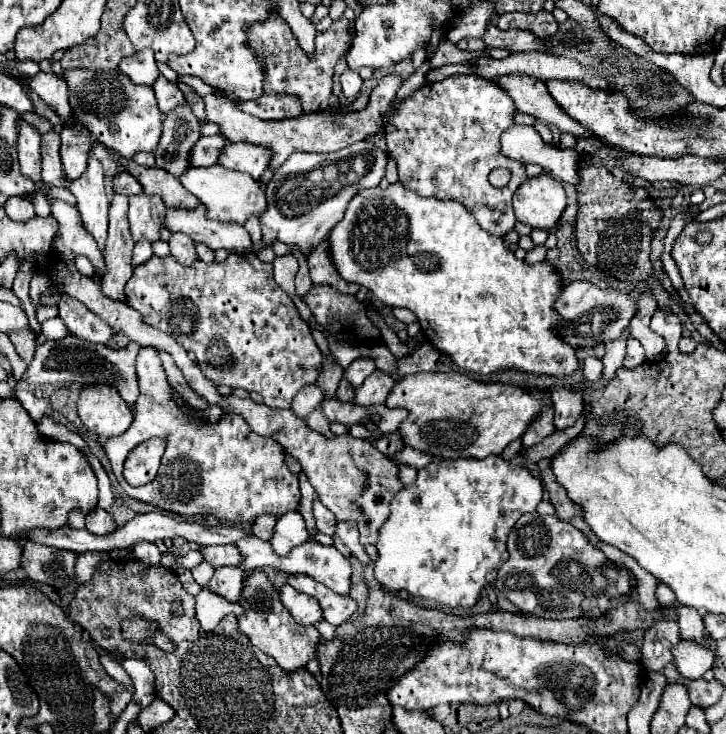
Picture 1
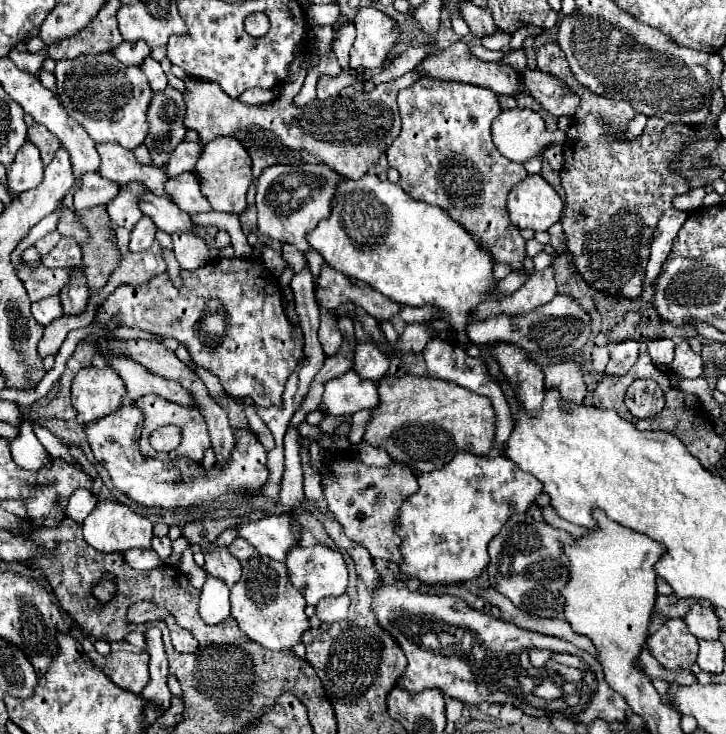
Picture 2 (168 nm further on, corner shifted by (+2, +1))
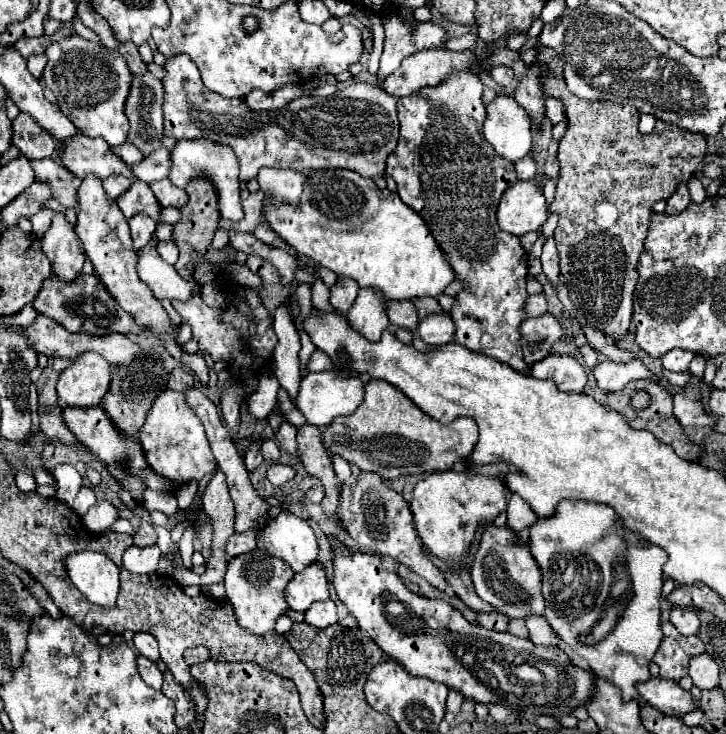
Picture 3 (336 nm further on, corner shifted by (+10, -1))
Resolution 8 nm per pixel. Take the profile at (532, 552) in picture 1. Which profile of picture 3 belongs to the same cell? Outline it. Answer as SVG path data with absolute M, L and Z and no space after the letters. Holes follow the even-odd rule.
M488 526L484 530L478 552L472 558L470 574L474 592L492 608L506 614L508 618L526 618L528 614L544 612L544 598L540 592L540 582L542 582L540 568L532 558L530 548L522 546L518 542L518 536L510 528Z

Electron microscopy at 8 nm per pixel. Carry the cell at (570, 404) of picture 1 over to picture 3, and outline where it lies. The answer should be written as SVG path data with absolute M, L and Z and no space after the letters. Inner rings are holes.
M550 354L530 368L534 378L546 378L556 382L562 392L582 392L586 386L584 368L566 354Z

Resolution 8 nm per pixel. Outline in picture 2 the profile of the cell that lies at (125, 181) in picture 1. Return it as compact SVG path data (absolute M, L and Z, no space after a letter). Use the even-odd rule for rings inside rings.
M86 174L82 178L82 188L74 194L74 208L90 208L98 204L108 204L120 192L120 184L102 178L100 174Z

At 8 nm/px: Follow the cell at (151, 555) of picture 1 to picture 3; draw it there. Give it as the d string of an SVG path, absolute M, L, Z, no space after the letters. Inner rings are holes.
M96 502L84 516L84 526L94 534L108 534L112 532L112 524L118 520L116 508L110 502Z

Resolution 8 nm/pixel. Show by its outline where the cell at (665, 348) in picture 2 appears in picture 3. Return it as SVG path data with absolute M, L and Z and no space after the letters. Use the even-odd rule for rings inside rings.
M663 370L666 379L674 386L684 387L691 378L690 372L675 373L668 370Z

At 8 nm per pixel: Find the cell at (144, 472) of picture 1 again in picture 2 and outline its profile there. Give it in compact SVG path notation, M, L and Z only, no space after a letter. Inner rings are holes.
M142 396L136 400L136 406L144 410L144 428L142 428L142 438L140 438L140 454L144 454L144 458L158 458L158 460L168 460L168 458L174 458L174 456L188 456L192 460L198 460L202 462L202 456L204 456L204 450L210 446L210 436L208 436L208 428L206 428L206 422L200 414L200 410L196 410L196 406L180 406L178 402L172 402L172 400L166 400L166 398L160 398L160 396ZM158 426L178 426L180 428L180 434L182 434L182 440L180 440L180 446L172 452L156 452L148 438L150 434L158 428Z

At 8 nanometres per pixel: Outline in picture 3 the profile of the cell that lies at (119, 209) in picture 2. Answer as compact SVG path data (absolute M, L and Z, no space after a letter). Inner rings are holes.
M108 176L108 180L104 180L102 184L104 184L104 190L108 192L108 196L110 196L112 200L116 200L122 192L126 192L126 190L130 188L132 180L128 180L128 178L124 178L124 176Z

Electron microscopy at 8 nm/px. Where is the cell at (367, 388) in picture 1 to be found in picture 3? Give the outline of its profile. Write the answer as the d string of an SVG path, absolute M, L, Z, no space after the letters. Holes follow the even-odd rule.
M308 372L308 376L302 378L300 390L296 396L296 408L304 414L306 422L318 428L328 426L336 416L348 416L352 414L364 398L364 384L358 376L344 378L338 372Z

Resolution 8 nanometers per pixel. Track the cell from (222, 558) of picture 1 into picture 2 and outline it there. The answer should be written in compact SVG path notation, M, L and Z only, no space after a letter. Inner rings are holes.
M236 538L236 540L228 546L228 552L230 552L234 558L238 558L238 560L248 560L248 558L254 554L254 546L248 544L248 542L242 540L242 538Z

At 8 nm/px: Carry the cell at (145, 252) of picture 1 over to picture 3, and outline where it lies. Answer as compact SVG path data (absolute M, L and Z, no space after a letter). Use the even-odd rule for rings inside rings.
M136 214L136 216L132 216L132 218L128 220L128 224L130 224L130 232L132 232L132 240L134 240L134 248L136 248L136 250L144 248L144 246L152 240L156 222L154 222L150 216Z

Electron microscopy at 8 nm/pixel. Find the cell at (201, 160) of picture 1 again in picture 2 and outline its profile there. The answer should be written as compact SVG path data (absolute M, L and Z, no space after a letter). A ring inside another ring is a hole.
M182 142L180 146L176 146L176 150L172 152L168 164L166 164L166 174L168 176L176 176L182 172L190 172L196 166L196 158L200 158L200 150L204 148L202 142Z

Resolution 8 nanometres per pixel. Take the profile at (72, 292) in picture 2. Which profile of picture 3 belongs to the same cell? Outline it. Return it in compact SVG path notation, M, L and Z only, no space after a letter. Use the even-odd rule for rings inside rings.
M56 212L50 228L42 236L42 248L52 264L52 274L64 282L74 280L82 272L86 256L78 246L74 226L64 218L62 212Z

